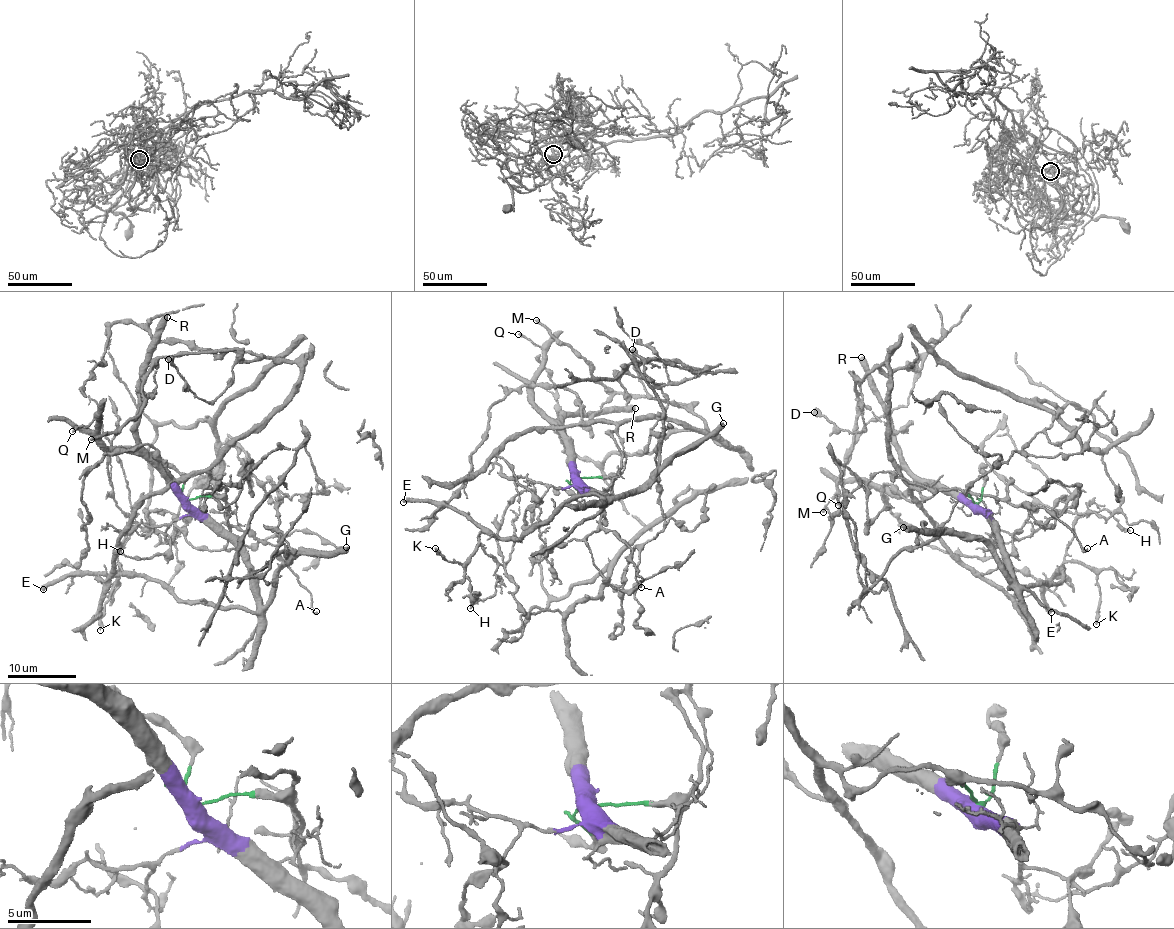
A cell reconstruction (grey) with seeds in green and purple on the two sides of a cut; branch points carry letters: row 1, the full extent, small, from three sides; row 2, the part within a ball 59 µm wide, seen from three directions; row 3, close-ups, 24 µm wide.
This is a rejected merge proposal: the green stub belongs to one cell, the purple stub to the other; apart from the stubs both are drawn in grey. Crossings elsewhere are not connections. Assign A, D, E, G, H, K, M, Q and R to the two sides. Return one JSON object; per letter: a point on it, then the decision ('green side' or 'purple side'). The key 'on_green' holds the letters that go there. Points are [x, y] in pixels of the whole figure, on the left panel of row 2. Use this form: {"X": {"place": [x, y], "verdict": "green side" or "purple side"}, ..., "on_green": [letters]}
{"A": {"place": [316, 611], "verdict": "green side"}, "D": {"place": [168, 359], "verdict": "green side"}, "E": {"place": [43, 589], "verdict": "purple side"}, "G": {"place": [346, 547], "verdict": "purple side"}, "H": {"place": [120, 551], "verdict": "purple side"}, "K": {"place": [100, 630], "verdict": "purple side"}, "M": {"place": [91, 439], "verdict": "green side"}, "Q": {"place": [72, 431], "verdict": "purple side"}, "R": {"place": [167, 317], "verdict": "purple side"}, "on_green": ["A", "D", "M"]}

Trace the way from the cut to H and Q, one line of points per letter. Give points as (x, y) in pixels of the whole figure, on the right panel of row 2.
H: (976, 505), (998, 532), (1015, 591), (1062, 581), (1074, 523), (1088, 512), (1106, 509), (1130, 530)
Q: (976, 505), (961, 503), (921, 486), (892, 495), (861, 481), (846, 482), (838, 505)

